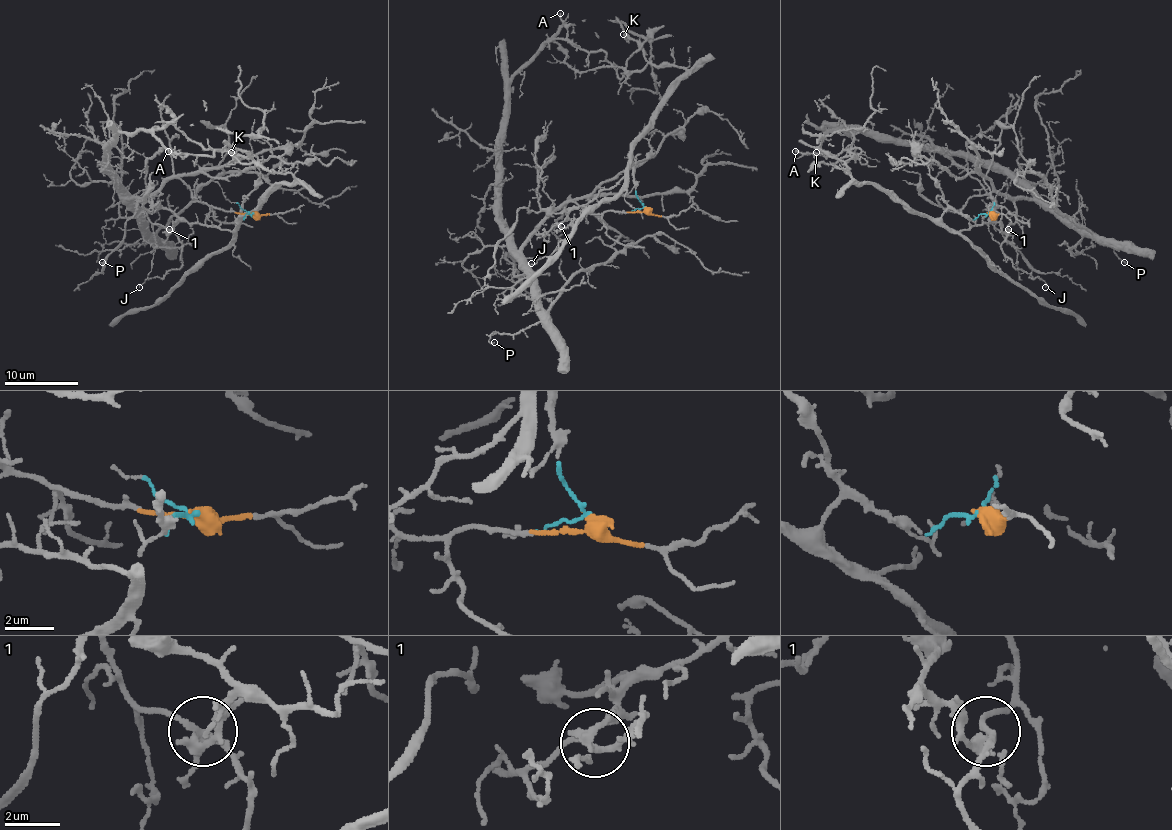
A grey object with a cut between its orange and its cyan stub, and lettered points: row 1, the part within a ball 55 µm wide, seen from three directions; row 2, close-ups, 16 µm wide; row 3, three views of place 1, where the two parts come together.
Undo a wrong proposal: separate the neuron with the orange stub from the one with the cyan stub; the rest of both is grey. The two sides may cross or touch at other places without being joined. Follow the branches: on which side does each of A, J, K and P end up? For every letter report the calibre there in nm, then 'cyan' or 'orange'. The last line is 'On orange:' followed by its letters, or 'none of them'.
A: 200 nm | orange
J: 110 nm | orange
K: 100 nm | cyan
P: 110 nm | orange
On orange: A, J, P

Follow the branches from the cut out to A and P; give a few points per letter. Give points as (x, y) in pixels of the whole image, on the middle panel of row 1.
A: (644, 206), (590, 213), (565, 202), (519, 250), (500, 217), (506, 93), (546, 42), (566, 36), (559, 12)
P: (644, 206), (590, 213), (574, 202), (544, 220), (522, 248), (539, 320), (517, 333), (491, 335), (495, 342)

